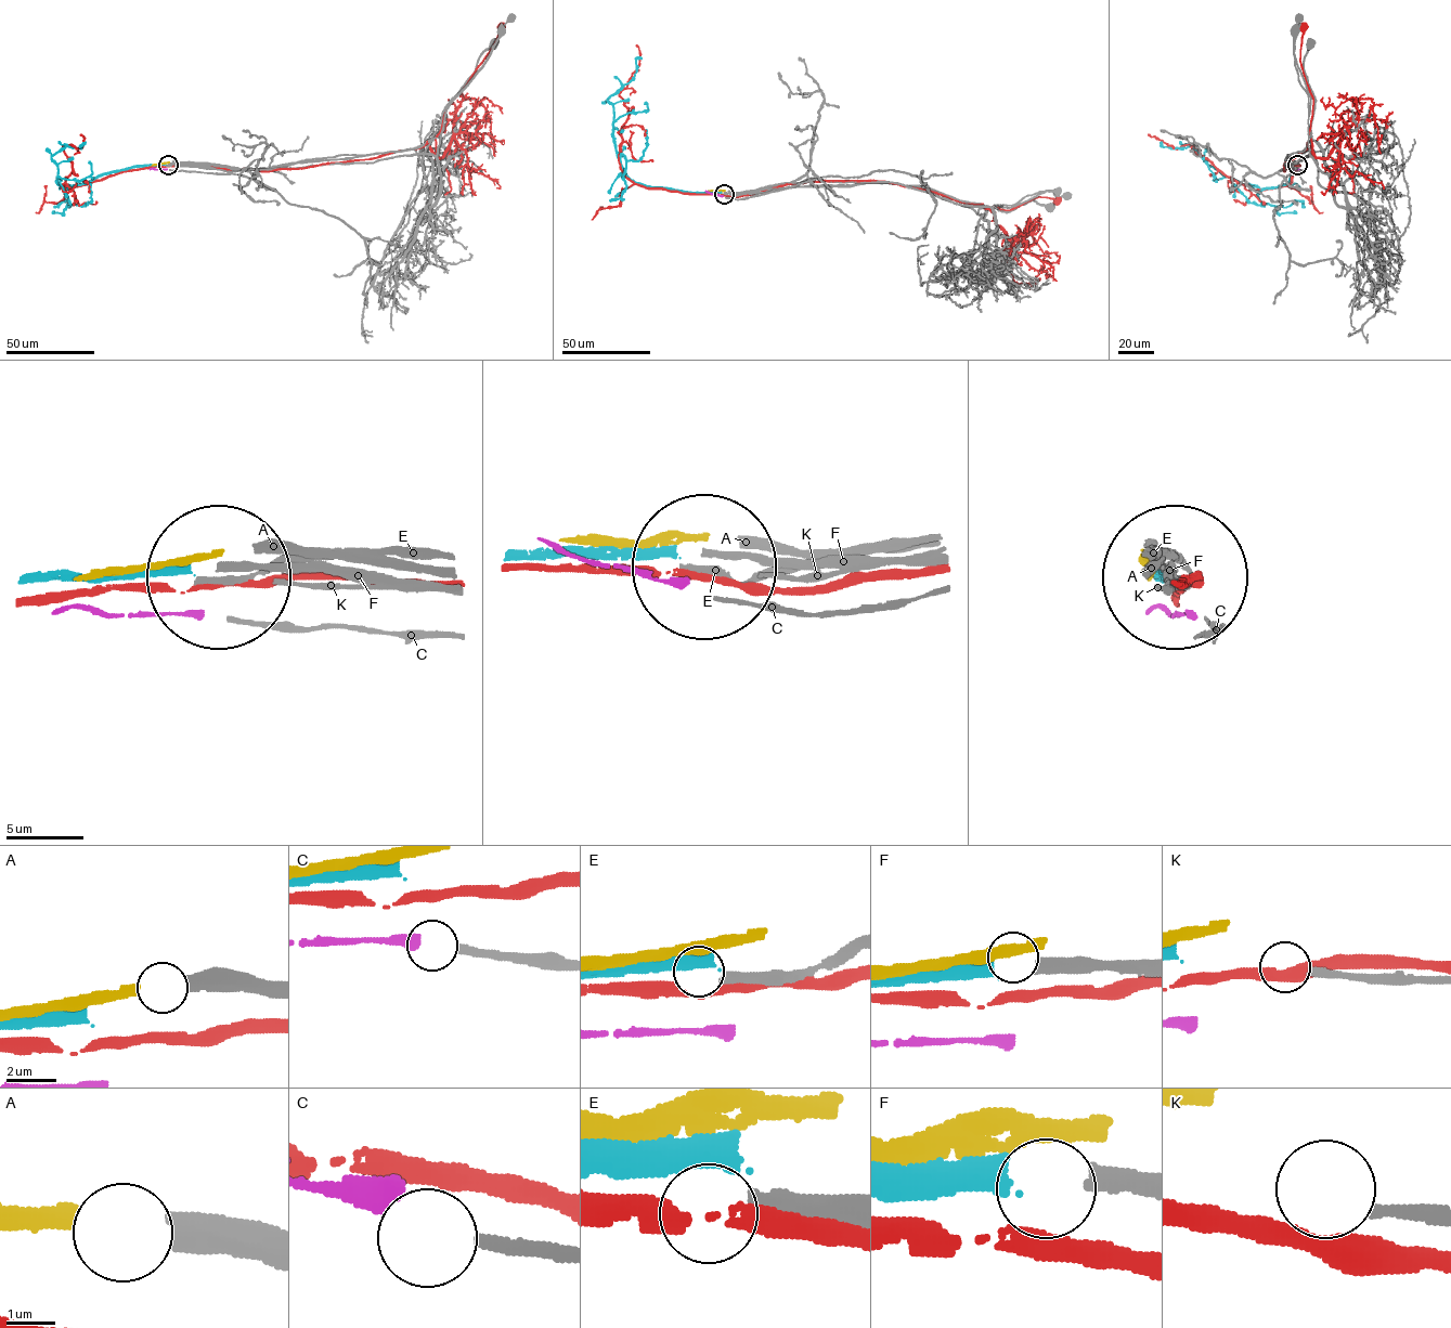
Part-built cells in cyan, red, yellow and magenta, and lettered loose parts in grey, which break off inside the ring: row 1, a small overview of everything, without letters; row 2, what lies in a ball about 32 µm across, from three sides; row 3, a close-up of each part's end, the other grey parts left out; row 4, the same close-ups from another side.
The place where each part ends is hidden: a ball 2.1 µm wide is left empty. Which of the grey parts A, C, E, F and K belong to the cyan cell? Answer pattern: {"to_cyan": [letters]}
{"to_cyan": ["F"]}

